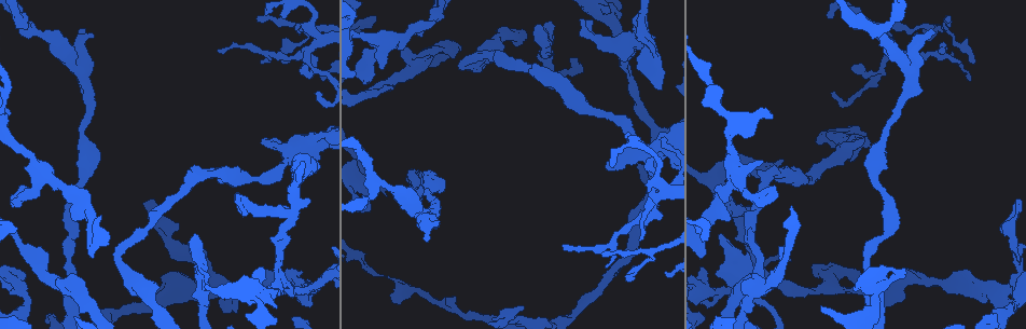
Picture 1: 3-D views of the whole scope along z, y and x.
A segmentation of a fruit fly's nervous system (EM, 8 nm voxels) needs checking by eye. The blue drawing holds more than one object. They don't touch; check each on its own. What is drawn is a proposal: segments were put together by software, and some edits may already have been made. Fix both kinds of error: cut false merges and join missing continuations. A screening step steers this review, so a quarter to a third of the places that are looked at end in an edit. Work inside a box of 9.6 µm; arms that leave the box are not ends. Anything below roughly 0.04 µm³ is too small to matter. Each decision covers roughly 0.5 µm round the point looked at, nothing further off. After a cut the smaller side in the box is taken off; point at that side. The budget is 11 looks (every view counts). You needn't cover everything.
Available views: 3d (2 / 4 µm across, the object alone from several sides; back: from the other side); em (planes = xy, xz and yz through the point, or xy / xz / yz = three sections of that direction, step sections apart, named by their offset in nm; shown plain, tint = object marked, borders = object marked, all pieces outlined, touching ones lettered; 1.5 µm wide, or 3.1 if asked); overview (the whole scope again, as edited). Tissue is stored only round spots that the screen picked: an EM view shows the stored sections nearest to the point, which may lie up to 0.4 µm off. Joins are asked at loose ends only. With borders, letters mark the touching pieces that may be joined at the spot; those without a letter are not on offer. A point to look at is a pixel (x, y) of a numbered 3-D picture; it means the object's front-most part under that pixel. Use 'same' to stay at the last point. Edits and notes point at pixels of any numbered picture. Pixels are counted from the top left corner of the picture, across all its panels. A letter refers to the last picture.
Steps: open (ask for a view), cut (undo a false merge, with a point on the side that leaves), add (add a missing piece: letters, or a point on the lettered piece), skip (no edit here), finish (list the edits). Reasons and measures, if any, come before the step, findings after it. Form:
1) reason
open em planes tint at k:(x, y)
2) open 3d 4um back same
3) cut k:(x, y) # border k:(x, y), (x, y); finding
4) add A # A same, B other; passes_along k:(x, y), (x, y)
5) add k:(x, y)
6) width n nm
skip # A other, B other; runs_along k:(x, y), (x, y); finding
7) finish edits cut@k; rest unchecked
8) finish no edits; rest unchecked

thin end
open em planes tint at 1:(939, 50)

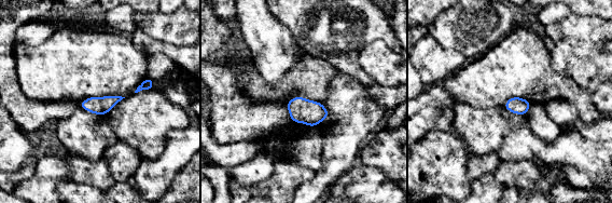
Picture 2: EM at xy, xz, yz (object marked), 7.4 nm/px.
open em planes borders same

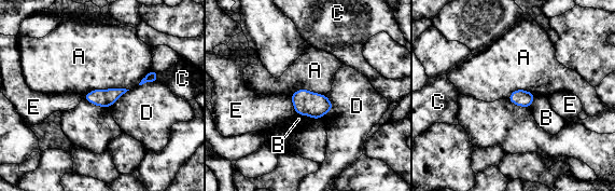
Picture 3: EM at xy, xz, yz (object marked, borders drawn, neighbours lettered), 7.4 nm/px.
skip # A other, B other, C other, D other, E other; border 3:(128, 89), (95, 89), (83, 95); none of them fits

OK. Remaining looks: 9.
an open end
open 3d 2um at 1:(266, 14)

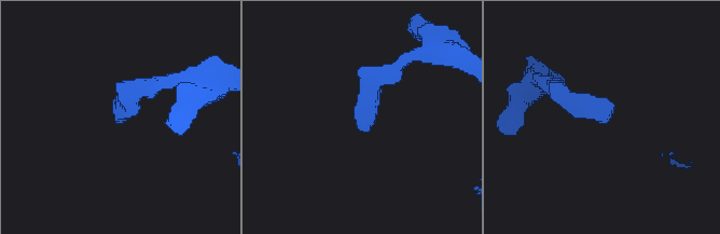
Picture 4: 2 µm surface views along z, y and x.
shape alone is not enough
open em planes borders at 4:(118, 120)

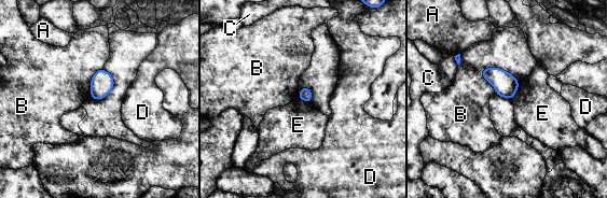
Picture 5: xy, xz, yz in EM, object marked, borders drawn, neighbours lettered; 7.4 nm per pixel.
skip # A other, B other, C other, D other, E other; border 5:(520, 83), (511, 98); no lettered piece goes on from it

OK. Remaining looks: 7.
an open end
open em planes borders at 1:(297, 26)

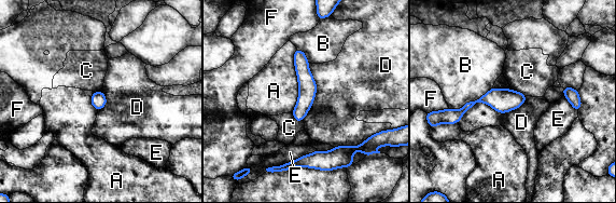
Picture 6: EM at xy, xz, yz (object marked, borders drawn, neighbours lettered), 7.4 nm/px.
skip # A other, B other, C other, D other, E other, F other; runs_along 6:(523, 97), (479, 99), (454, 116), (437, 116); none of them fits

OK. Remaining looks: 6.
stops while still wide
open em planes borders at 1:(427, 239)

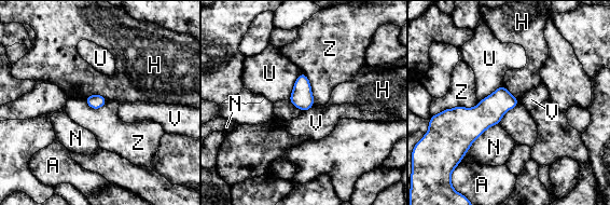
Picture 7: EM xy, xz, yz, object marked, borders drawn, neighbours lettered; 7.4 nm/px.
skip # A other, H other, N other, U other, V other, Z other; border 7:(480, 101), (437, 114); no lettered piece goes on from it

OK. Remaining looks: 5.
finish no edits; rest unchecked

